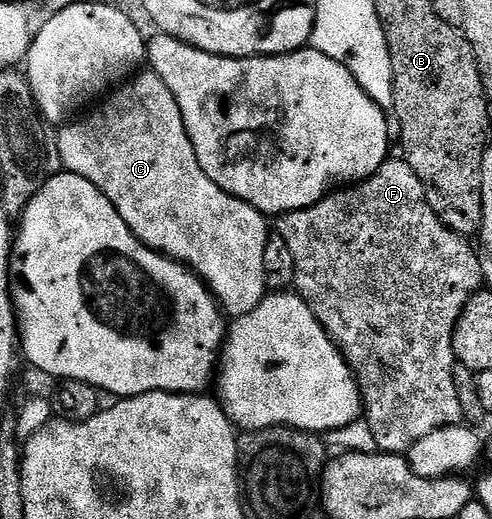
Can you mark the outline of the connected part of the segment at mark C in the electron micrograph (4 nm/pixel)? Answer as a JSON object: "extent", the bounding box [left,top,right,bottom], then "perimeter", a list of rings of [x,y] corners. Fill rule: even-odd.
{"extent":[57,70,271,318],"perimeter":[[[145,70],[124,81],[101,103],[85,114],[90,116],[82,115],[77,118],[82,120],[74,119],[58,131],[62,131],[57,136],[60,167],[94,184],[148,248],[168,256],[170,260],[178,260],[197,273],[230,317],[236,318],[255,310],[267,295],[263,256],[271,235],[270,225],[269,228],[265,225],[266,217],[262,213],[256,212],[247,202],[227,194],[207,178],[195,158],[175,94],[167,90],[163,78],[159,78],[156,72]]]}

